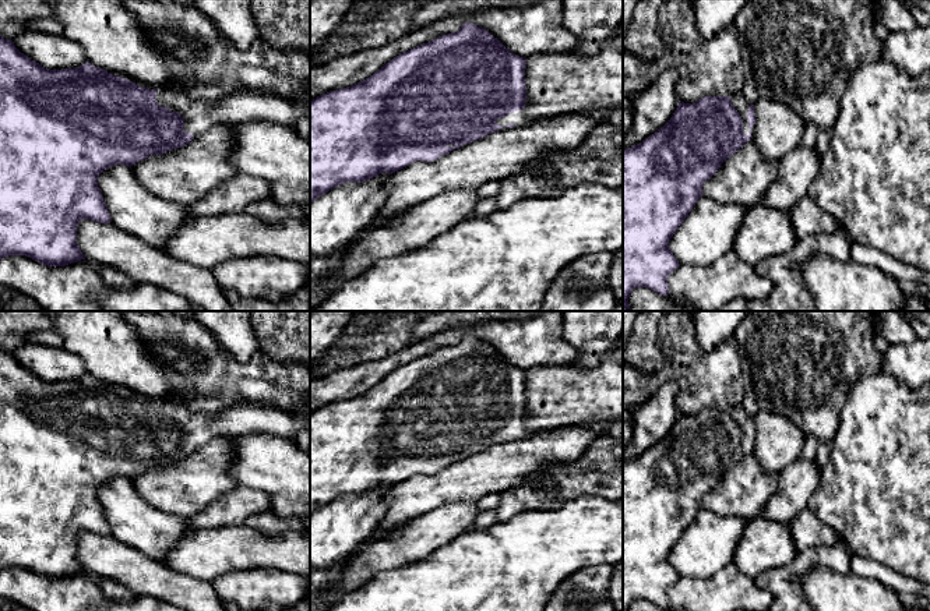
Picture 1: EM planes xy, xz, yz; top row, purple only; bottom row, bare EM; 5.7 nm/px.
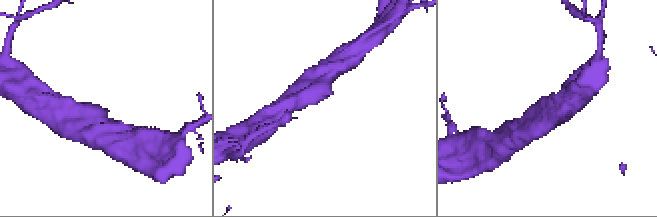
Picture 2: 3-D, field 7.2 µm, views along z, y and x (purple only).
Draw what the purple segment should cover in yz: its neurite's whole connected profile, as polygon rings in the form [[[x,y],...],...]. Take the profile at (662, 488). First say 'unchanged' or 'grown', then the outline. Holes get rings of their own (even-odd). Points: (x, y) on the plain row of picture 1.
grown | [[[741,405],[732,409],[704,409],[695,416],[679,414],[670,432],[642,455],[623,463],[623,611],[635,600],[667,608],[667,589],[680,579],[669,561],[674,544],[702,509],[704,495],[721,477],[754,449],[754,417]]]

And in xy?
grown | [[[0,349],[0,572],[10,568],[25,568],[49,579],[66,579],[71,575],[85,572],[77,555],[77,538],[78,534],[84,531],[110,536],[108,519],[103,513],[102,504],[98,499],[98,490],[108,480],[115,477],[131,480],[137,474],[147,472],[149,467],[163,467],[168,463],[184,459],[218,435],[237,437],[251,432],[265,432],[295,441],[300,431],[310,432],[310,418],[307,418],[303,412],[290,414],[285,409],[247,403],[218,413],[189,410],[183,405],[170,400],[141,400],[138,396],[95,379],[89,374],[80,379],[47,382],[21,365],[13,353]]]

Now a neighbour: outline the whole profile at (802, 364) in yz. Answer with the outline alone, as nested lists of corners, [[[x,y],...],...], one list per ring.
[[[750,311],[733,335],[744,377],[741,406],[750,417],[761,412],[786,417],[820,444],[834,439],[850,386],[860,377],[881,371],[883,353],[876,349],[874,336],[874,311]]]

